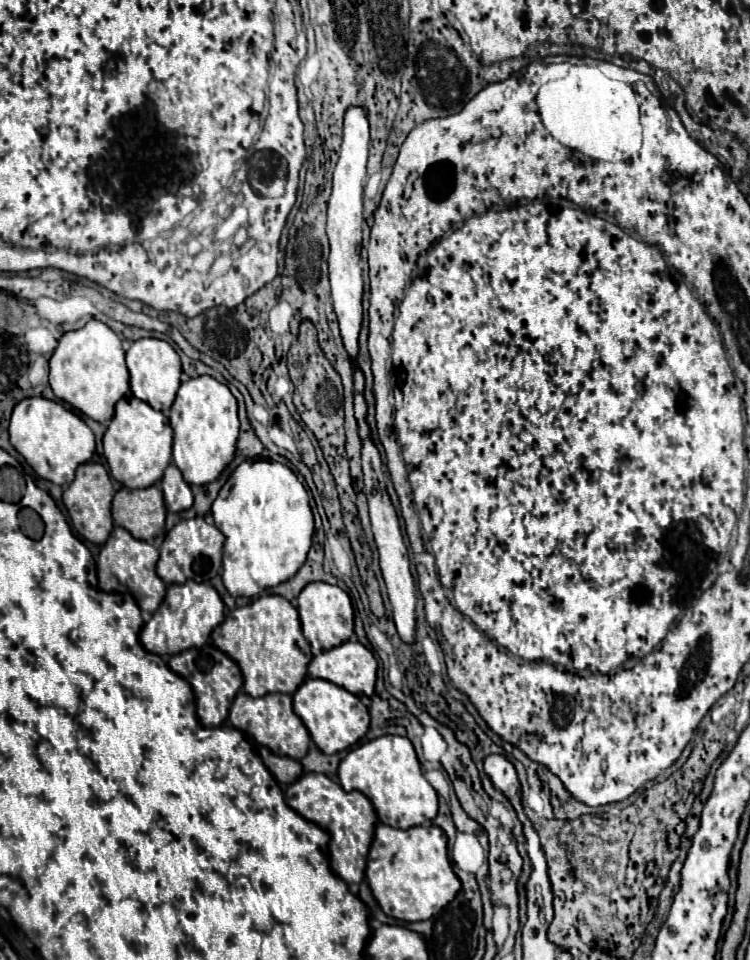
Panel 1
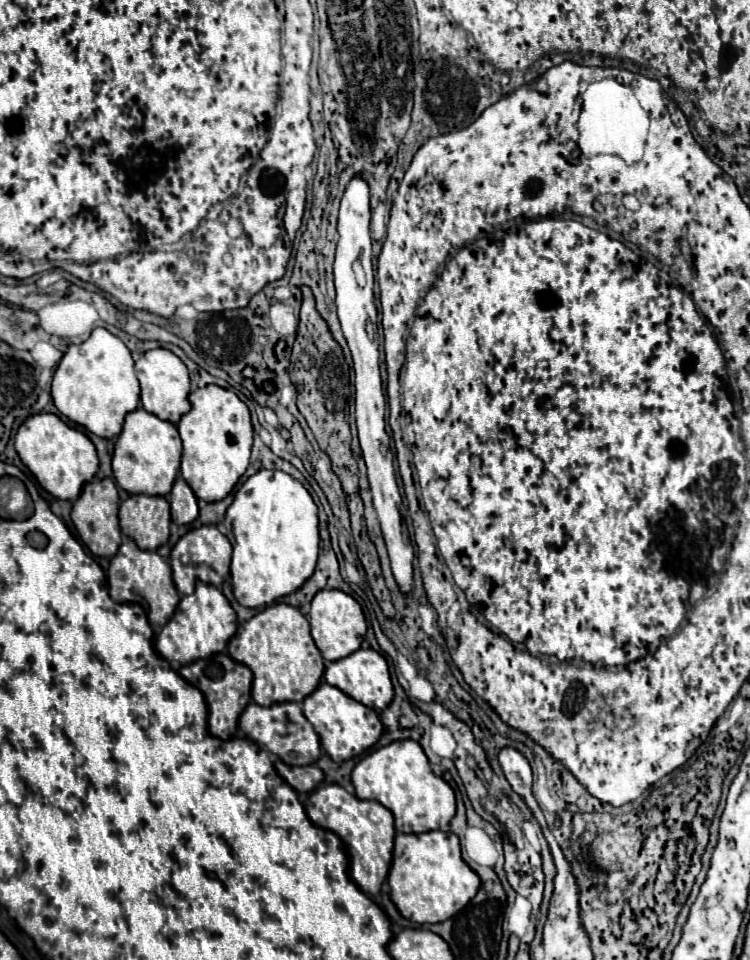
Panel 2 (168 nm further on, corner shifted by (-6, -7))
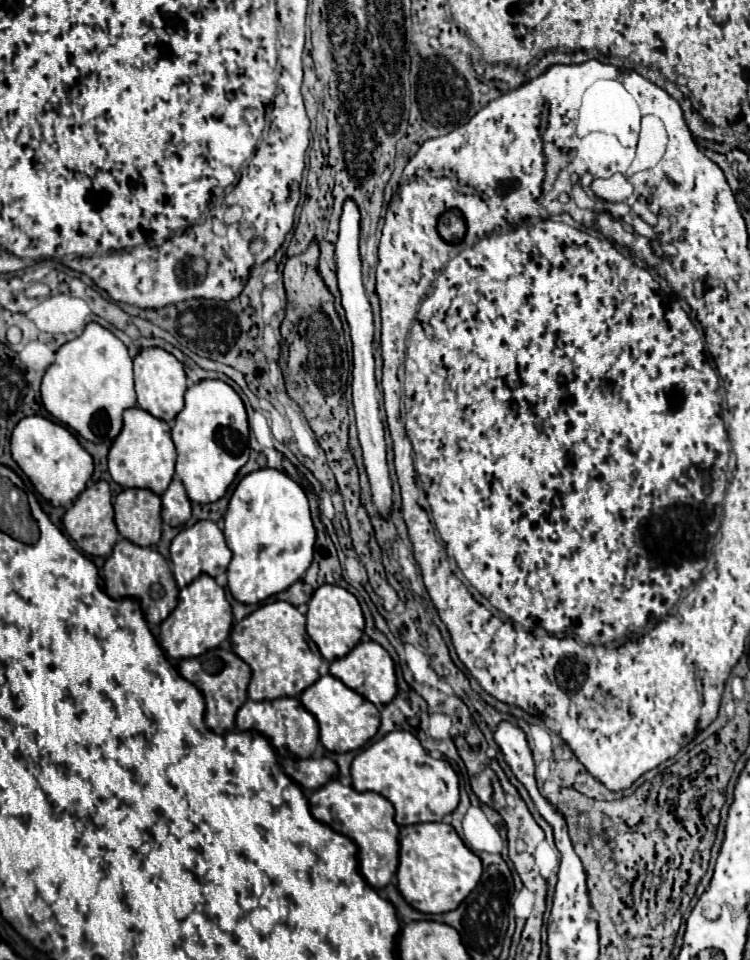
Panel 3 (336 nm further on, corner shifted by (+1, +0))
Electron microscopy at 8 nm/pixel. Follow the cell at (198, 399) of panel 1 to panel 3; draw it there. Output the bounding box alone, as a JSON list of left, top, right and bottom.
[172,380,250,504]

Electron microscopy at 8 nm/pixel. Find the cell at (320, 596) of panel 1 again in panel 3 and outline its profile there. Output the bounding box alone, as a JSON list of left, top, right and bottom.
[306,584,364,662]

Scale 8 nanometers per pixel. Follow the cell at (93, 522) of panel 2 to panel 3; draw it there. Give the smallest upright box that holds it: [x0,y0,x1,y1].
[64,480,120,556]

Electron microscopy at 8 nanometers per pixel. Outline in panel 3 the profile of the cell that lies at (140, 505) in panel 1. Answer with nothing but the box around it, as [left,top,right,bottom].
[114,488,162,546]

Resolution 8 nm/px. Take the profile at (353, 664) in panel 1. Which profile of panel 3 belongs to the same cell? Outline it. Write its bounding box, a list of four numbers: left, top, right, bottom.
[330,642,396,704]

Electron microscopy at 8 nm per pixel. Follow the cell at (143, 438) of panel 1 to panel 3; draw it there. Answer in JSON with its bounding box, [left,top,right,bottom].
[108,406,176,494]

